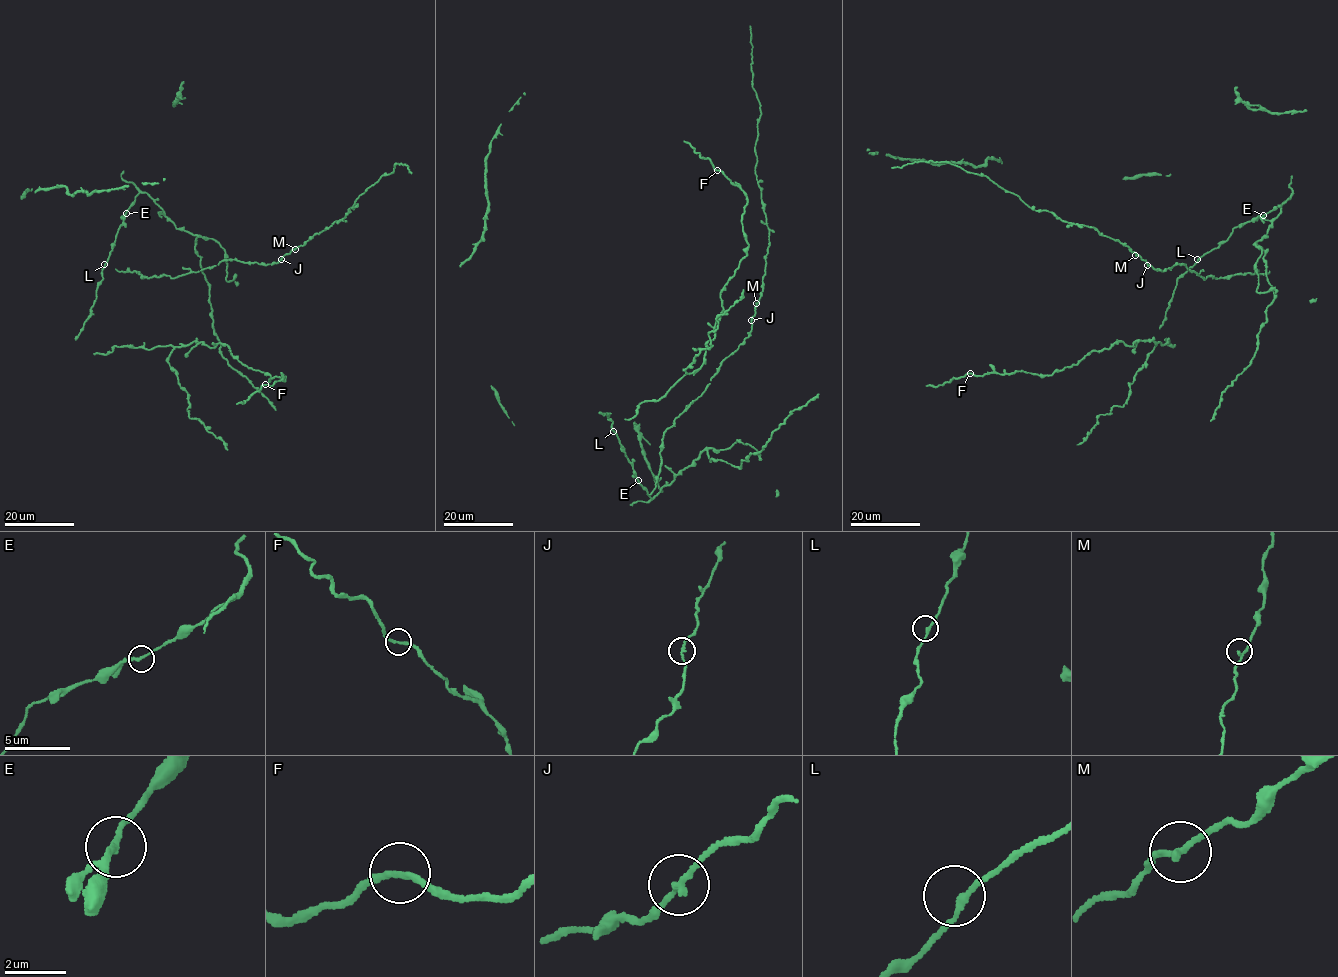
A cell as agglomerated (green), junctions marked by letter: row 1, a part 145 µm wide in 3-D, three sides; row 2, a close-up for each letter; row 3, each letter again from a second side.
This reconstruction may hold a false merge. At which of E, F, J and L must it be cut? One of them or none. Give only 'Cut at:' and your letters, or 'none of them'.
Cut at: none of them

